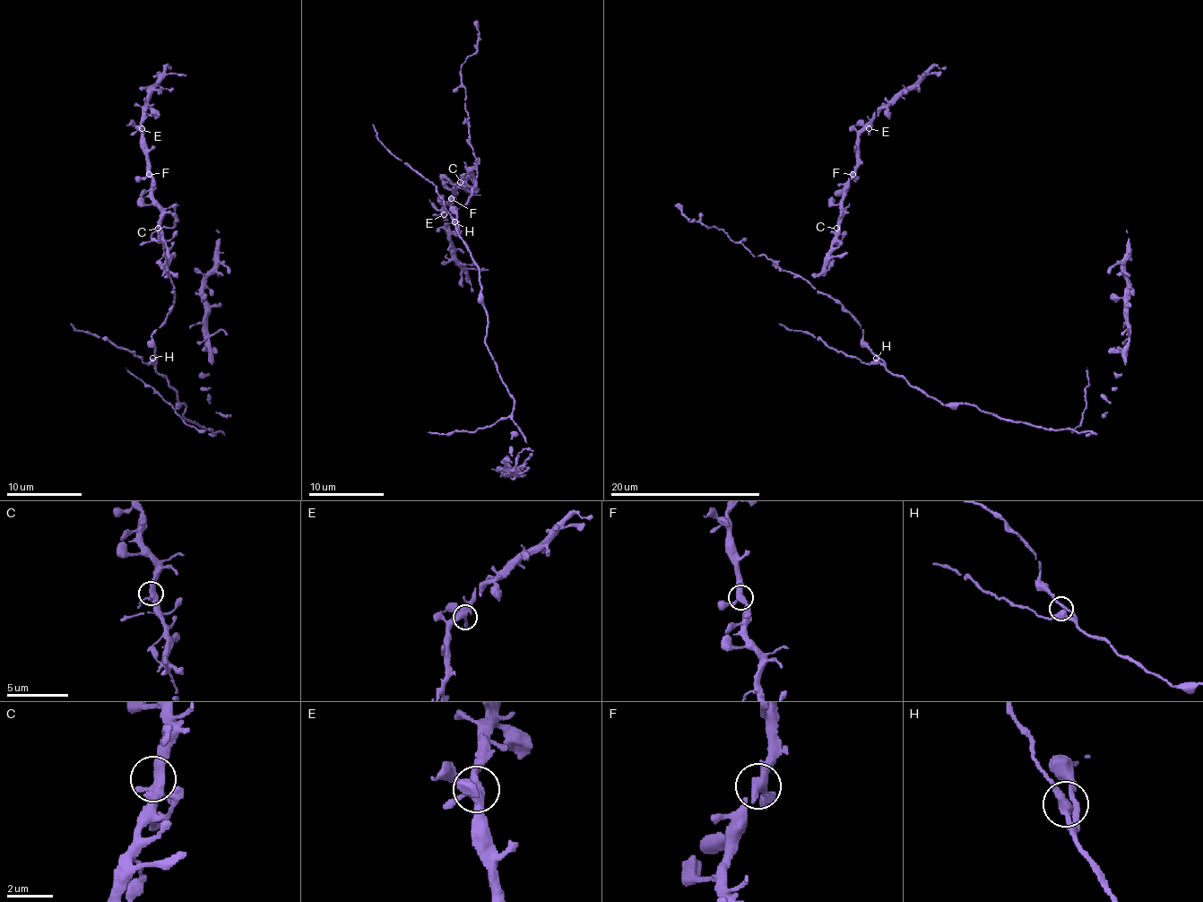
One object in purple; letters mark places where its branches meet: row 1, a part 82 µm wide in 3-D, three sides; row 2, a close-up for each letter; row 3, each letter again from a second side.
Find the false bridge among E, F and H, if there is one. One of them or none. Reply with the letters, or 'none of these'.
none of these

